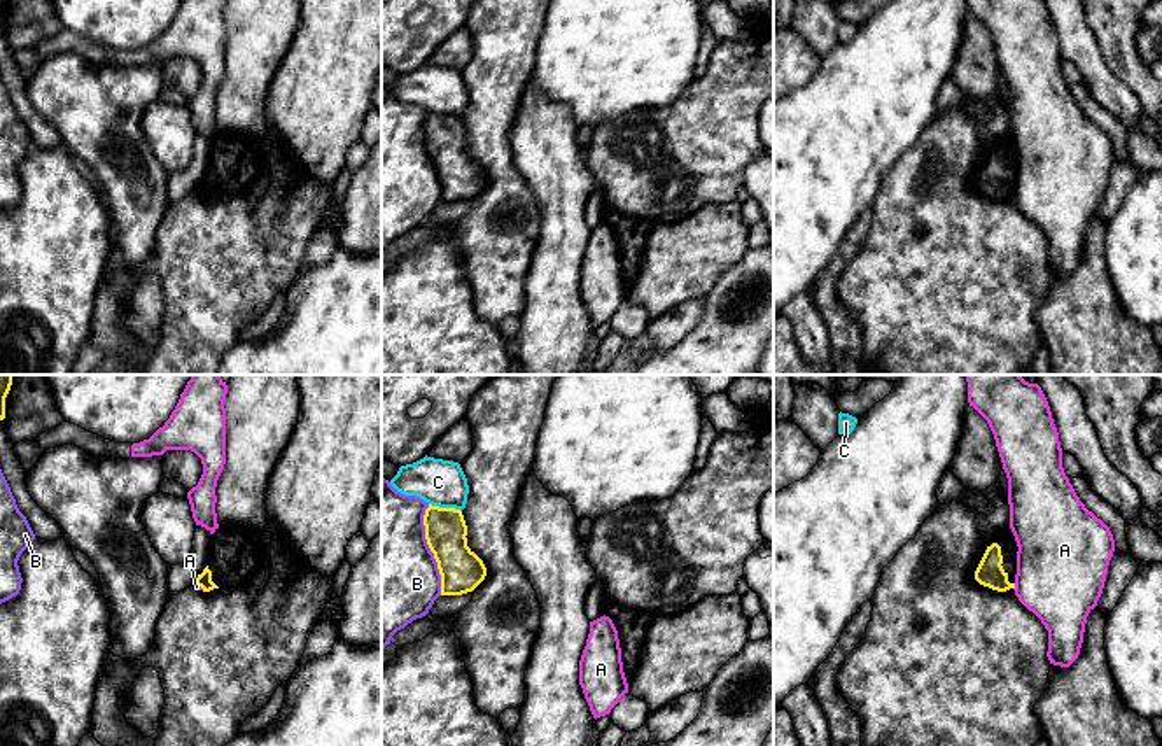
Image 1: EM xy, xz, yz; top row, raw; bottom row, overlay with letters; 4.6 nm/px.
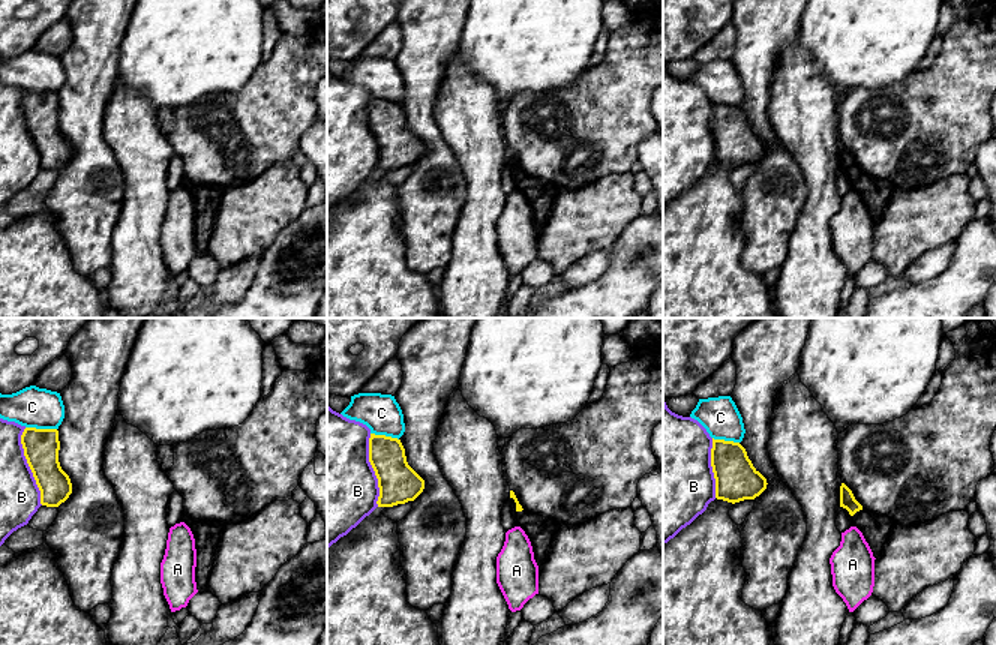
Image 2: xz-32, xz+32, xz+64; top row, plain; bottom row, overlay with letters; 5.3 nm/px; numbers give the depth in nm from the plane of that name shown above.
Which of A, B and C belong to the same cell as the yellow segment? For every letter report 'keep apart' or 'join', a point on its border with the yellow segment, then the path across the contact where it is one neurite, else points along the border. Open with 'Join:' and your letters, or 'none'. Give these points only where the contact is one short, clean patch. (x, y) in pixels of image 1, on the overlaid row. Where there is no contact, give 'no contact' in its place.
Join: none
A: keep apart; contact yz (1014, 587); border yz (1015, 584), (1014, 589)
B: keep apart; contact xz (431, 550)
C: keep apart; contact xz (445, 508)

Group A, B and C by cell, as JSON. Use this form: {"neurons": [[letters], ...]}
{"neurons": [["A"], ["B"], ["C"]]}

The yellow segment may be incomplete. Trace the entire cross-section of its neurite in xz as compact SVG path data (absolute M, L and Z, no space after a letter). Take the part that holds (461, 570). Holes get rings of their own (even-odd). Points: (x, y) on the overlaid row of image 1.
M429 504L424 525L427 545L441 574L441 595L472 592L485 580L486 567L467 546L467 525L462 511Z

